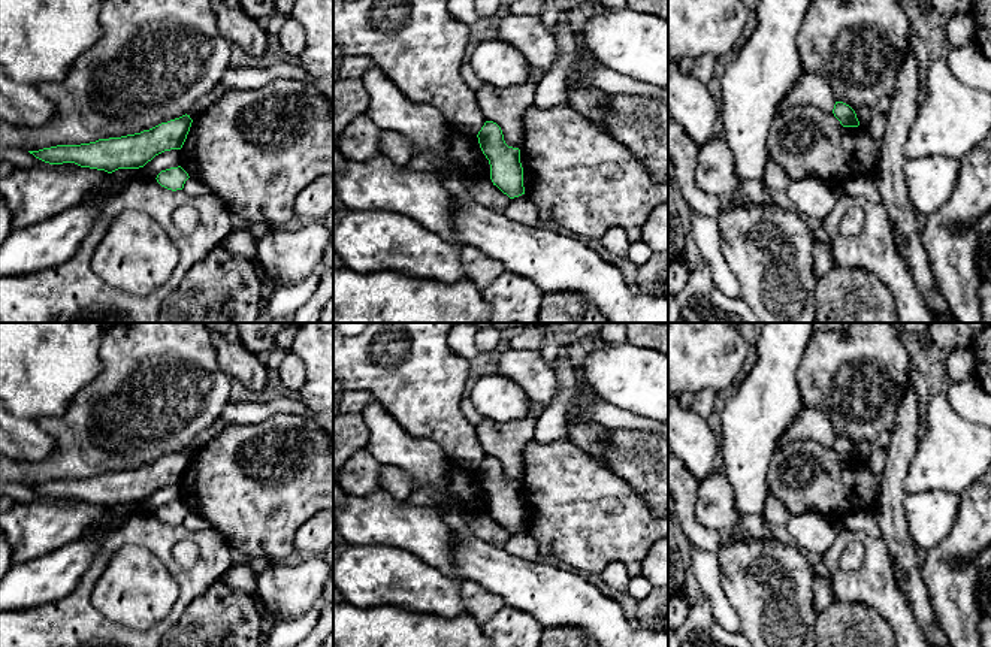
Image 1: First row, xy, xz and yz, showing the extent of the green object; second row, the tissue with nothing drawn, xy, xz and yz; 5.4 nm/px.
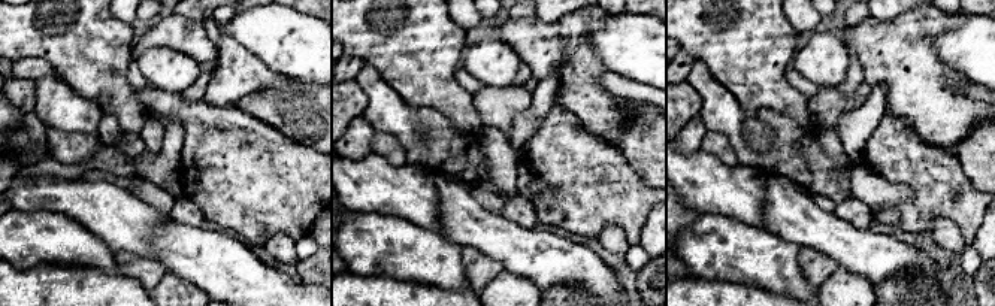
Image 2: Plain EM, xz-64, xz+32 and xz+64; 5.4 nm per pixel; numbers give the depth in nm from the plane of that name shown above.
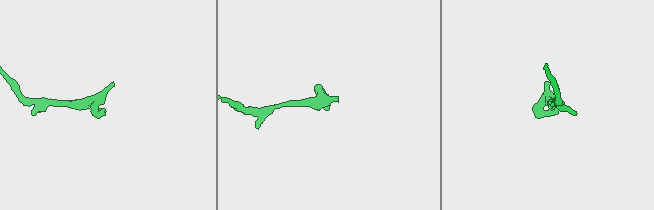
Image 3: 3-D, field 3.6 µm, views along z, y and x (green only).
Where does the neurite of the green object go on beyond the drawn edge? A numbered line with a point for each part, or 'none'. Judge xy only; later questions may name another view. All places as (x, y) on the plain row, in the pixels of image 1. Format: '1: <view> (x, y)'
none

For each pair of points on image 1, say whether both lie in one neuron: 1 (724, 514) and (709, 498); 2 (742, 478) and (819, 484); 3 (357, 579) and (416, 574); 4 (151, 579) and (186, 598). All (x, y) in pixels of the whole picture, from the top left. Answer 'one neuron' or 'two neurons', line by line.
1: one neuron
2: two neurons
3: one neuron
4: two neurons

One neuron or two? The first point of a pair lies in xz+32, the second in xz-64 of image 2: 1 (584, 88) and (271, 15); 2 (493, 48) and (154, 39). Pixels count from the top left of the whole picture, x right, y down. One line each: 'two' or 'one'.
1: two
2: two

